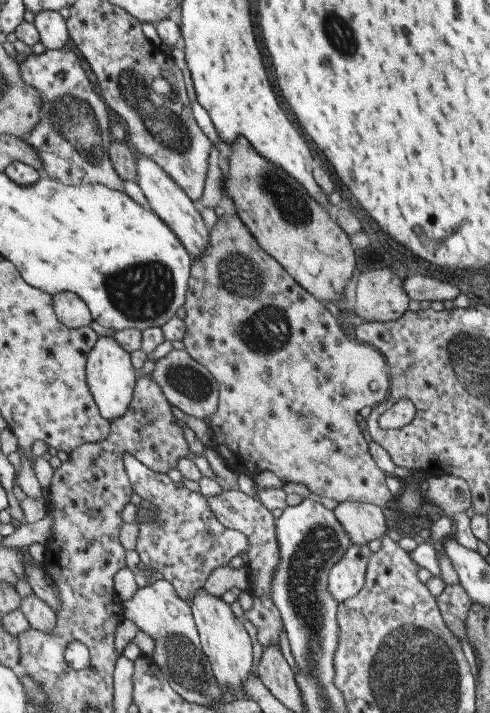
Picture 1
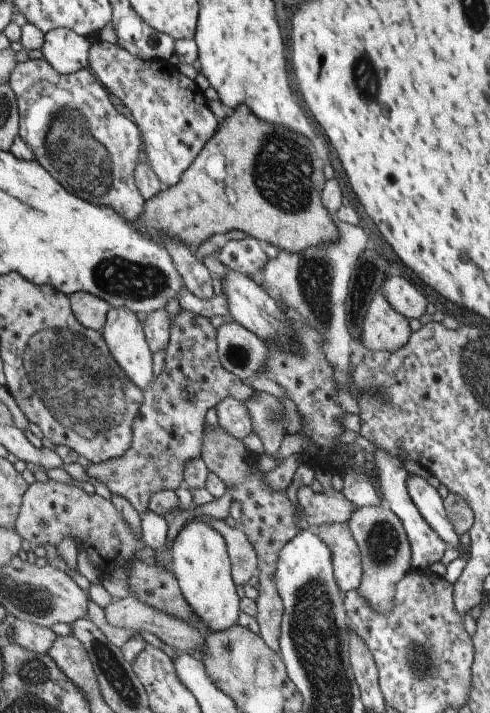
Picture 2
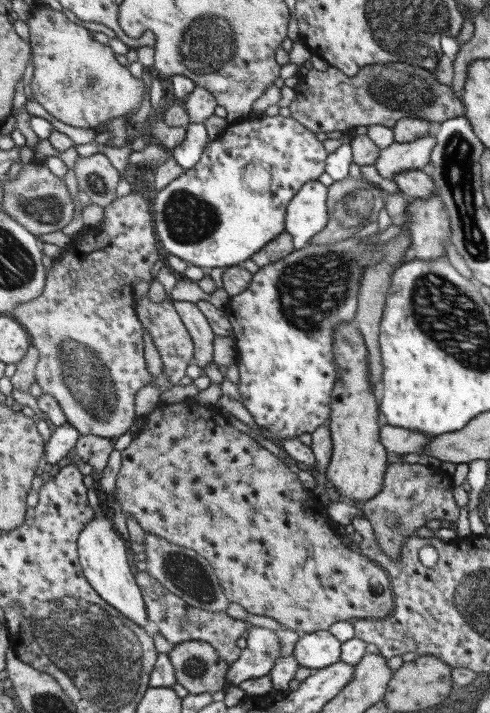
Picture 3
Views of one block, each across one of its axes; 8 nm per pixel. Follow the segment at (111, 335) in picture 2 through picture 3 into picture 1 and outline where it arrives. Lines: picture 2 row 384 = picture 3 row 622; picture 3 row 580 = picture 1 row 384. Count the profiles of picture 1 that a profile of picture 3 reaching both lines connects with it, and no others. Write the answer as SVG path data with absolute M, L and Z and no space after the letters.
M113 336L98 337L87 356L86 382L101 415L109 422L121 417L127 410L137 383L137 369L130 361L130 353Z

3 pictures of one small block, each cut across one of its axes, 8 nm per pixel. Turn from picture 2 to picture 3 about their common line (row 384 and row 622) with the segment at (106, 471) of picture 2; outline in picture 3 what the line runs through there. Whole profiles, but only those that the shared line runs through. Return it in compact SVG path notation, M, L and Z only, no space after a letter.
M137 571L136 582L142 593L148 621L153 629L164 636L169 643L180 644L189 640L209 642L228 664L232 664L240 655L241 649L236 640L246 633L248 624L244 620L234 620L226 612L208 612L186 604L179 596L170 592L159 580L146 571Z

